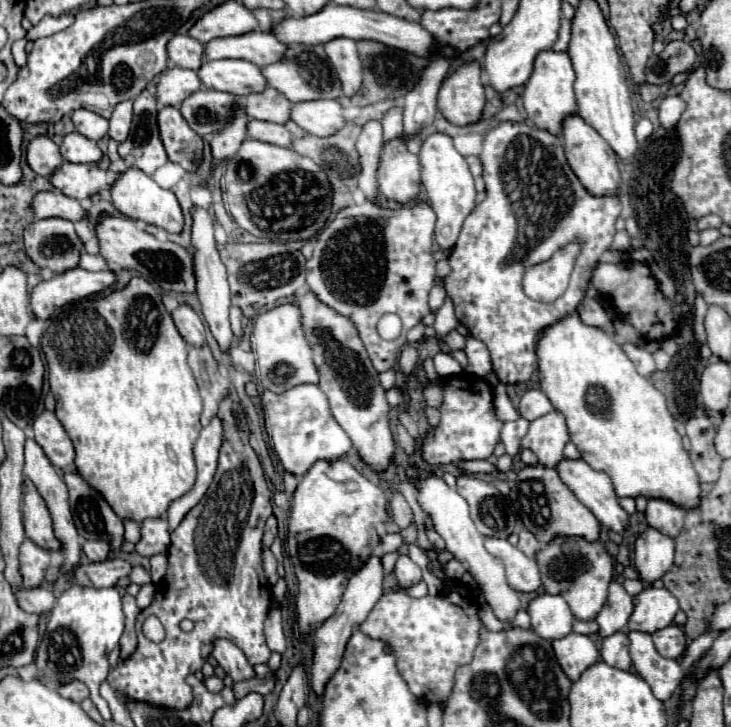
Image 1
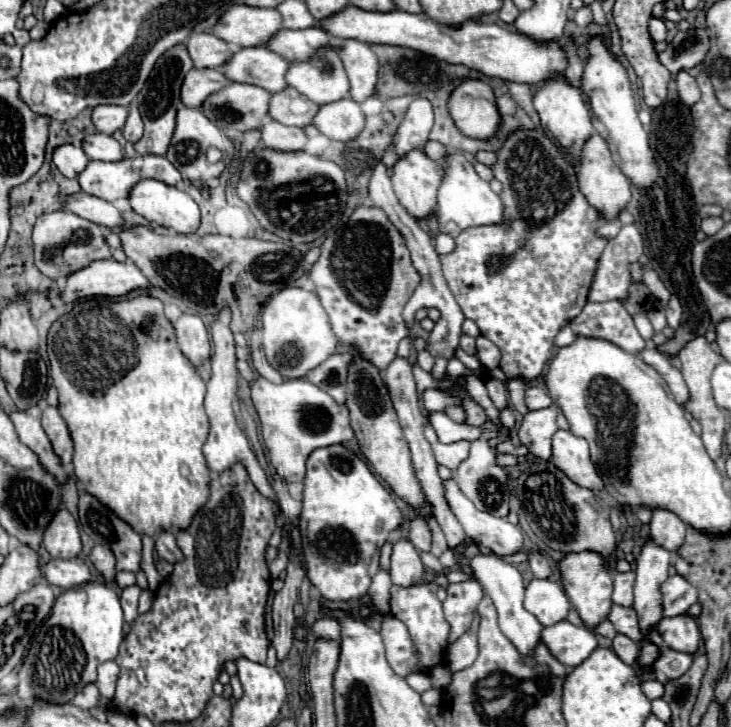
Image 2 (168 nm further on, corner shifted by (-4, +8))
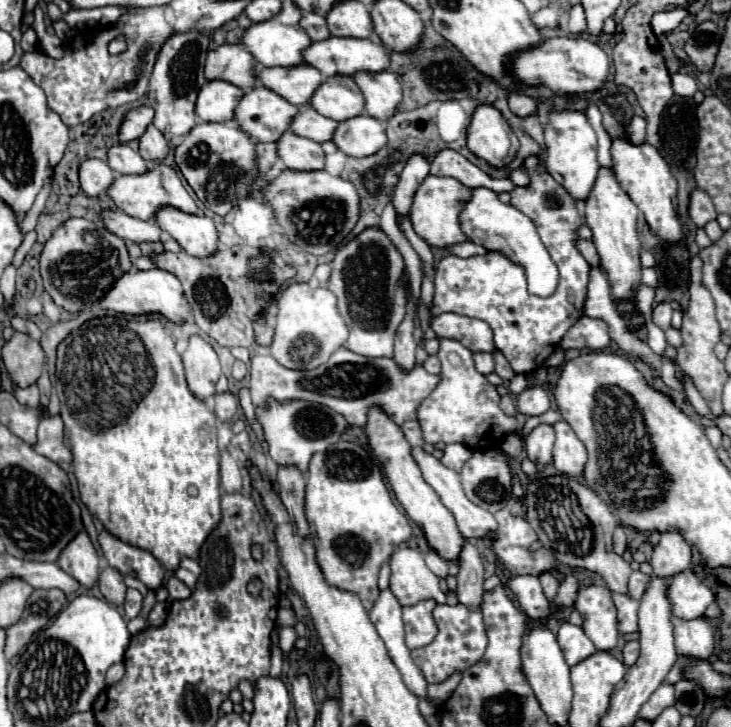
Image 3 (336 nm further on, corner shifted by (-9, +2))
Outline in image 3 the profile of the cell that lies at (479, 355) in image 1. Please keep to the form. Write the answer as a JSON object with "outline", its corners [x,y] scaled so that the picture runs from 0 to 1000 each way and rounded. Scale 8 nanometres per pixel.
{"outline":[[[681,481],[676,484],[676,512],[679,512],[689,525],[700,523],[700,517],[703,517],[703,509],[698,506],[695,495],[692,495]]]}

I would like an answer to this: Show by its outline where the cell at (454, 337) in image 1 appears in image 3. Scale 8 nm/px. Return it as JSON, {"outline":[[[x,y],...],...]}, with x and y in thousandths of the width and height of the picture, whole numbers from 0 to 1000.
{"outline":[[[651,484],[648,501],[657,514],[670,514],[676,509],[676,495],[673,495],[673,487],[668,487],[668,484]]]}

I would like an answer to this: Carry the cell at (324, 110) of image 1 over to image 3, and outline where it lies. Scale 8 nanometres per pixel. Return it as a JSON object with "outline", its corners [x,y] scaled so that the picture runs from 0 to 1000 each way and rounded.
{"outline":[[[484,160],[462,168],[454,195],[476,215],[495,217],[517,209],[528,198],[525,173],[509,160]]]}

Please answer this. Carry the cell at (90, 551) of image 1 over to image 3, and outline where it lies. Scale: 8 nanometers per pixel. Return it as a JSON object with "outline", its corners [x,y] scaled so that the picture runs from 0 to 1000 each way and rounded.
{"outline":[[[142,779],[137,784],[137,792],[134,792],[134,806],[137,806],[137,814],[142,817],[142,823],[148,828],[153,828],[159,834],[167,834],[170,817],[172,817],[172,803],[170,803],[167,790],[159,781]]]}

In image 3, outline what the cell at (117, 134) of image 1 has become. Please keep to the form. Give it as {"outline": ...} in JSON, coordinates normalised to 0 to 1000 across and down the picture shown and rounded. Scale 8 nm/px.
{"outline":[[[205,171],[200,176],[200,182],[189,190],[192,201],[189,201],[189,209],[197,220],[222,220],[227,212],[230,212],[230,195],[227,190]]]}

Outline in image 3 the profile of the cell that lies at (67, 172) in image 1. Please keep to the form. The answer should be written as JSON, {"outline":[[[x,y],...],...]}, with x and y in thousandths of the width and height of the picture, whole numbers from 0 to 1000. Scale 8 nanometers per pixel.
{"outline":[[[213,226],[211,231],[205,231],[197,239],[183,239],[183,242],[159,242],[156,250],[150,253],[150,259],[145,261],[148,272],[156,275],[156,281],[170,289],[172,294],[192,300],[192,303],[205,303],[211,300],[211,292],[222,283],[222,281],[233,281],[238,286],[249,286],[252,292],[271,292],[268,278],[260,272],[260,267],[254,264],[254,259],[249,256],[244,237],[235,228],[227,226]]]}

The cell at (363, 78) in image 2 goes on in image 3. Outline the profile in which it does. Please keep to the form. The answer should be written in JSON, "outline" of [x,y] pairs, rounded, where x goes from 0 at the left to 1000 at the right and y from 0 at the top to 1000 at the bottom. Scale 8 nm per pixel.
{"outline":[[[534,96],[487,99],[482,107],[498,129],[503,160],[531,162],[550,138],[550,121],[544,116],[544,107]]]}

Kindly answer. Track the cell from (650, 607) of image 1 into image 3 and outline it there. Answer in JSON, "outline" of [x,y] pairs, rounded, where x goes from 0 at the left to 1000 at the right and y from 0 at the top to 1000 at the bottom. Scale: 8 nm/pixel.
{"outline":[[[936,784],[919,795],[914,820],[922,847],[933,853],[960,850],[963,839],[977,828],[974,812],[963,806],[947,784]]]}

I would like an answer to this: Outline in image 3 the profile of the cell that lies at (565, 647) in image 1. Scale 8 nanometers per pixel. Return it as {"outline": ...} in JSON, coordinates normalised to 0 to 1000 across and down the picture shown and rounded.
{"outline":[[[772,856],[763,867],[763,886],[769,891],[772,908],[777,916],[788,916],[791,911],[802,908],[815,897],[813,886],[802,878],[799,867],[793,861],[782,861],[780,856]]]}

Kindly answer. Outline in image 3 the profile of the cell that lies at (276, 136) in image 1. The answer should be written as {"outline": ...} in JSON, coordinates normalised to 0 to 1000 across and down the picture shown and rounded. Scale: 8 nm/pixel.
{"outline":[[[391,179],[380,201],[380,217],[391,226],[397,234],[438,234],[443,231],[443,209],[435,195],[405,187],[402,182]]]}

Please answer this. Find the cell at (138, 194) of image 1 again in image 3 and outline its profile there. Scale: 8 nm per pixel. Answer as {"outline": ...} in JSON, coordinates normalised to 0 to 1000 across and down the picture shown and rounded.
{"outline":[[[222,283],[213,289],[211,303],[263,352],[287,352],[298,344],[293,305],[279,294],[254,294],[238,283]]]}

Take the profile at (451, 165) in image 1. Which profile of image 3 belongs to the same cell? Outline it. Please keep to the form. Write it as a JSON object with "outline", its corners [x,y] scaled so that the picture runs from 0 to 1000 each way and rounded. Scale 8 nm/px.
{"outline":[[[646,259],[646,272],[629,289],[629,314],[643,333],[662,338],[665,344],[681,344],[706,363],[714,363],[720,369],[725,404],[752,407],[761,399],[763,369],[755,360],[750,344],[744,341],[728,303],[703,283],[684,278],[679,264],[668,259]]]}

